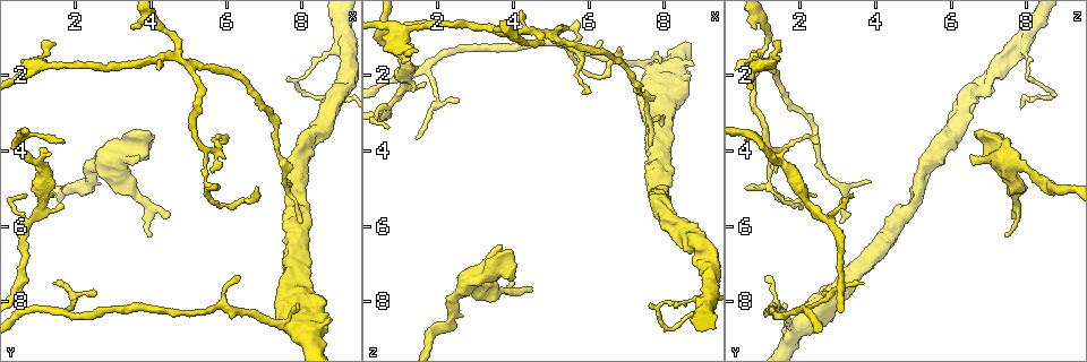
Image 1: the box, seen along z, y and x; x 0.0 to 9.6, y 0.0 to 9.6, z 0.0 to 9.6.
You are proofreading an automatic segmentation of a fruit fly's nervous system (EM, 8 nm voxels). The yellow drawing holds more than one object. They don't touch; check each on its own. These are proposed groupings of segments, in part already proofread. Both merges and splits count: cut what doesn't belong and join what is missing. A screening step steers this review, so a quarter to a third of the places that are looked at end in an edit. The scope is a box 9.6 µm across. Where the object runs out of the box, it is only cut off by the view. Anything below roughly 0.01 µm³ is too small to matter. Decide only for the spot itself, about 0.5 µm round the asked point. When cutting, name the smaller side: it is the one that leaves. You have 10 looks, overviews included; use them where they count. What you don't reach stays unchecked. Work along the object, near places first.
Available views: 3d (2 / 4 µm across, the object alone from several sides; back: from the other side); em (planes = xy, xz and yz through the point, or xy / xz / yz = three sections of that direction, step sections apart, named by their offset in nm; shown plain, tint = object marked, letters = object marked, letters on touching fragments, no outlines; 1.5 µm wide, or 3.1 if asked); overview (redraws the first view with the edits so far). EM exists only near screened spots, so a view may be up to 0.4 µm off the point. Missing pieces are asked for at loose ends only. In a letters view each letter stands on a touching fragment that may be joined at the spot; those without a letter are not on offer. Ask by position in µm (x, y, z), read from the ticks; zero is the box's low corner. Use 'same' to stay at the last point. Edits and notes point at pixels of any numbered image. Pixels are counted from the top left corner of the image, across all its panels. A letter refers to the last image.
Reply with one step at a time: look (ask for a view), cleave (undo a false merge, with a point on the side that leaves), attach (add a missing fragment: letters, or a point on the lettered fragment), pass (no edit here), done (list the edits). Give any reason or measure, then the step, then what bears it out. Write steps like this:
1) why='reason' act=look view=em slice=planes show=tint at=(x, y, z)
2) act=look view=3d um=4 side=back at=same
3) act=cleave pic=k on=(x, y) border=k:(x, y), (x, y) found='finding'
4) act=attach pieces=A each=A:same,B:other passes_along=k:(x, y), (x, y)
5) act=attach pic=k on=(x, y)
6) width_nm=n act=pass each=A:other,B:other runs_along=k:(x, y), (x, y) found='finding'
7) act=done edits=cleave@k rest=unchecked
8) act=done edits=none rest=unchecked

act=look view=em slice=planes show=letters at=(7.85, 8.05, 1.55)

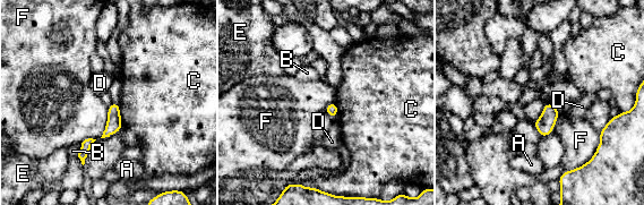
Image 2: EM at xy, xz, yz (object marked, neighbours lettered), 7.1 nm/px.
longest_contact=F:380nm act=pass each=A:other,B:other,C:other,D:other,E:other,F:other border=2:(599, 131), (595, 153), (564, 171) found='no lettered fragment goes on from it'

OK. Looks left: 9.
why='free end' act=look view=3d um=2 at=(3.65, 4.05, 6.55)

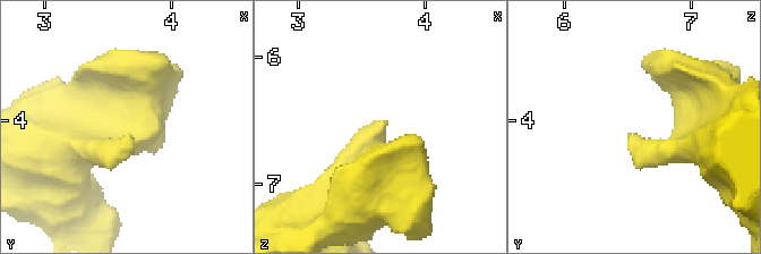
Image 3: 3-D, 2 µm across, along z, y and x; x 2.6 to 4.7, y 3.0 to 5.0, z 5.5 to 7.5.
why='shape alone is not enough' act=look view=em slice=planes show=plain at=(3.66, 4.12, 6.48)

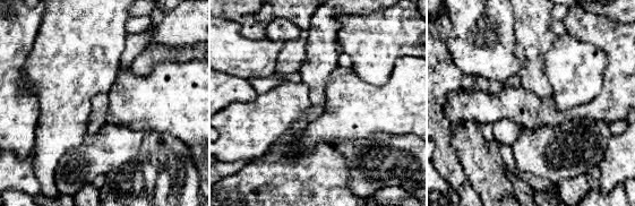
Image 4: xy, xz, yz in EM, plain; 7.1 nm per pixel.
why='see the neighbours' act=look view=em slice=planes show=letters at=same

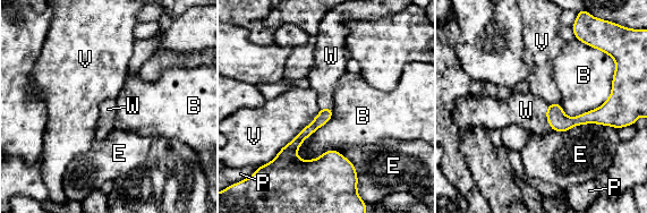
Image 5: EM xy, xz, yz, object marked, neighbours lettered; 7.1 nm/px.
act=attach pieces=W each=B:other,E:other,P:other,V:other,W:same found='it goes on there'

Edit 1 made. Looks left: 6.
why='tapers out' act=look view=3d um=2 at=(2.55, 7.75, 2.70)

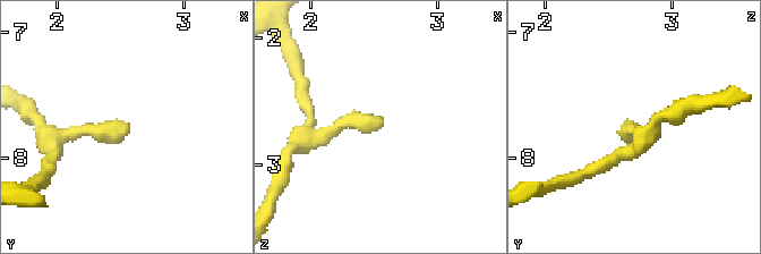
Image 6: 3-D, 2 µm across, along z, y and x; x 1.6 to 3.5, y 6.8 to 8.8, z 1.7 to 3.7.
act=look view=em slice=planes show=letters at=(2.52, 7.76, 2.70)

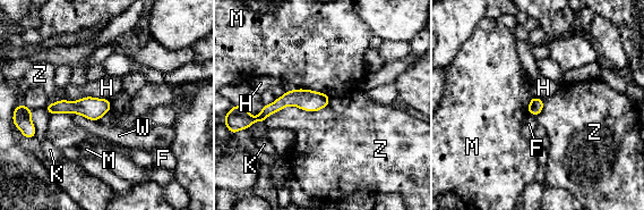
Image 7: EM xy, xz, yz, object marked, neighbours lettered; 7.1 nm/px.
width_nm=110 longest_contact=Z:480nm act=pass each=F:other,H:other,K:other,M:other,W:other,Z:other found='no lettered fragment goes on from it'

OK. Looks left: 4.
act=done edits=attach@5 rest=unchecked

